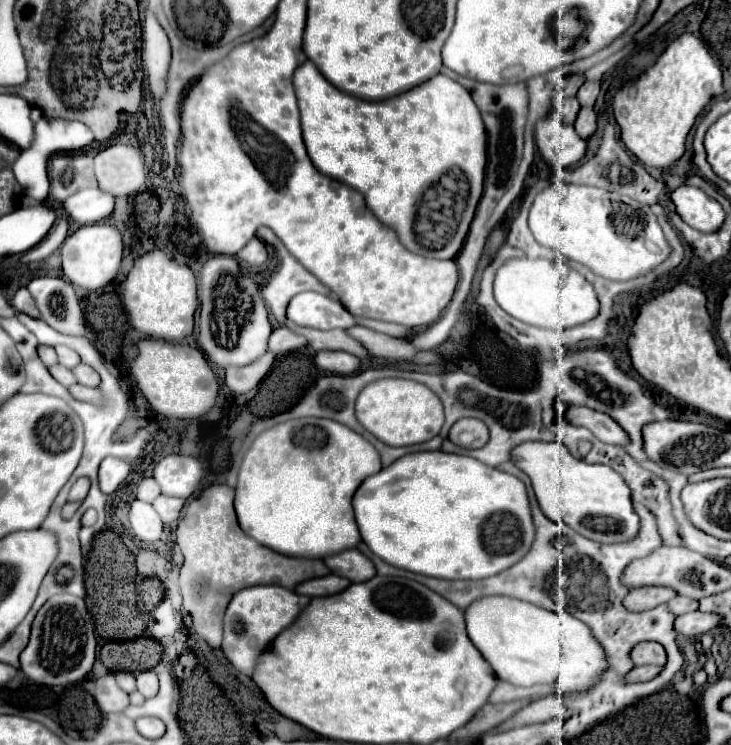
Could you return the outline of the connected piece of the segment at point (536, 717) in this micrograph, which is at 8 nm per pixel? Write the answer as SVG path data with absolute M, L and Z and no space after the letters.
M549 695L545 699L529 703L521 711L517 711L513 715L513 719L509 719L499 729L525 725L525 723L543 723L543 721L549 721L549 719L565 719L565 705L563 705L563 699L559 695Z

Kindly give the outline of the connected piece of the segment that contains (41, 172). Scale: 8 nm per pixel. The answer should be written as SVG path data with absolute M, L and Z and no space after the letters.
M41 117L35 123L35 131L33 131L33 141L27 149L21 151L19 159L13 163L13 173L19 181L19 185L23 187L23 193L27 197L33 197L37 201L45 201L49 195L49 177L47 177L47 161L53 153L57 151L73 151L73 149L81 149L85 145L89 145L93 141L93 133L89 127L85 127L79 121L67 121L67 119L49 119L49 117Z

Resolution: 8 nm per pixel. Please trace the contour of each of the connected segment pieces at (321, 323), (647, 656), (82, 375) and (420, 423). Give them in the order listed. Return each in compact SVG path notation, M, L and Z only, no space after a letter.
M299 293L287 307L287 319L299 327L311 329L351 329L357 325L355 317L331 297L321 293Z
M643 641L643 643L635 645L631 651L631 657L633 657L635 665L647 665L647 663L665 665L665 661L667 661L665 647L655 641Z
M85 363L77 365L77 367L73 369L73 373L77 375L77 381L79 381L81 385L85 385L85 387L97 387L97 385L101 383L99 373L97 373L93 367L85 365Z
M379 379L377 383L369 383L369 387L365 387L365 391L361 391L357 397L357 419L383 443L403 447L425 443L437 437L445 415L441 399L429 391L429 387L407 379Z

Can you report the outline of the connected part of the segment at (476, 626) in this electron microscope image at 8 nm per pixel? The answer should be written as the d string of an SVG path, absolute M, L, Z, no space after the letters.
M485 597L465 609L465 621L469 639L497 677L517 687L559 683L559 695L573 697L595 687L609 669L603 645L571 613L553 613L509 597Z

